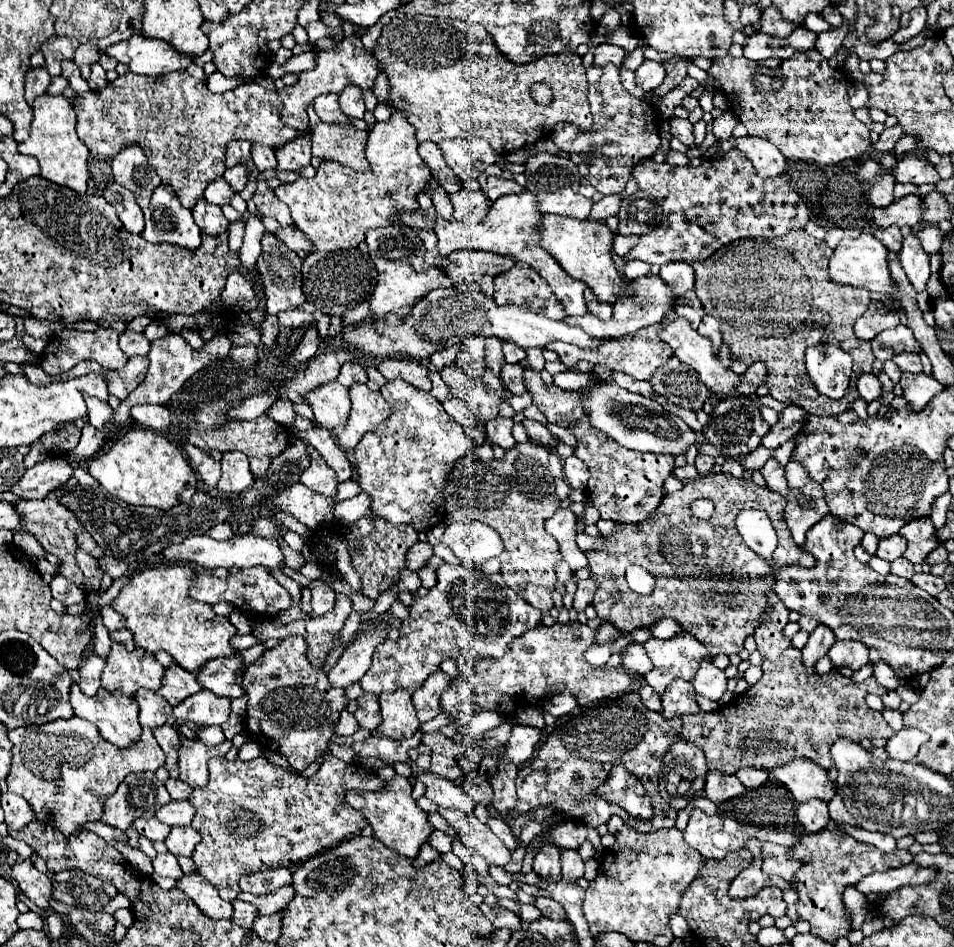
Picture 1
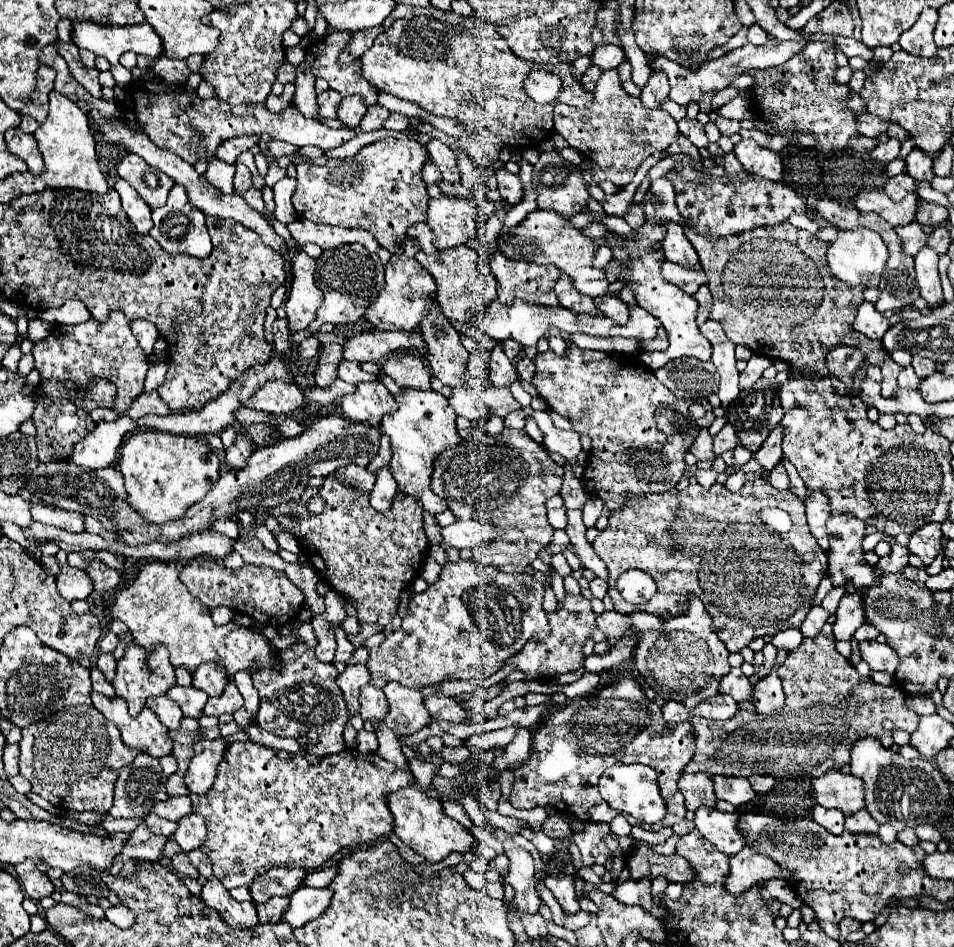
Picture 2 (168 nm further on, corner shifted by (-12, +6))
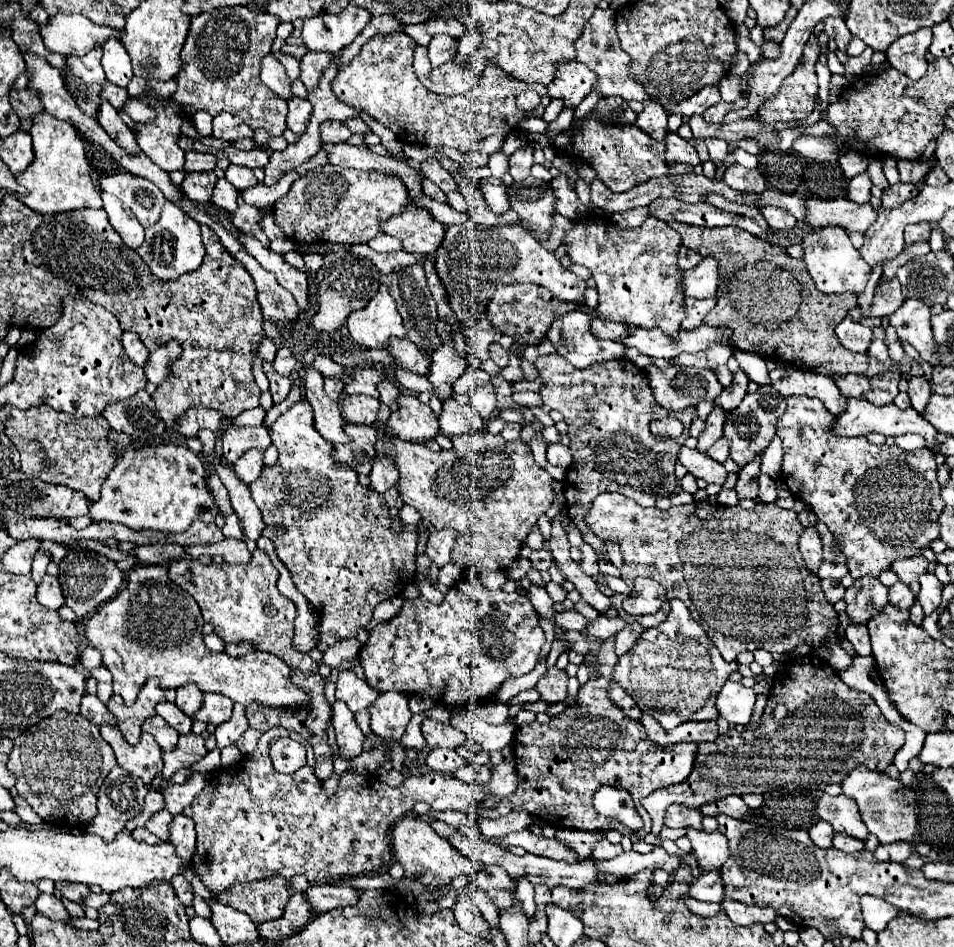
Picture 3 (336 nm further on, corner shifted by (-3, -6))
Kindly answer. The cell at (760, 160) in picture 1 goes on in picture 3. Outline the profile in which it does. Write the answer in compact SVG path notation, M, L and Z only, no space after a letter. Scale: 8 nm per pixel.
M738 163L730 165L726 171L724 171L724 177L722 181L736 189L736 191L748 191L748 193L762 193L766 189L766 179L764 175L758 171L758 169L746 169Z

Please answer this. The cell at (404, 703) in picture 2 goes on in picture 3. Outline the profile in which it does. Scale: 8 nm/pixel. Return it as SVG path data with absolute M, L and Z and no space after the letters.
M396 691L380 693L376 703L372 703L368 711L372 733L386 741L400 741L412 717L406 697Z

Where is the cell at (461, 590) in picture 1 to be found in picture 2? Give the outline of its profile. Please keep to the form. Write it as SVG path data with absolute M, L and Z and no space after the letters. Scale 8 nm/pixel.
M471 559L447 563L439 579L429 585L427 591L413 593L411 607L403 617L401 627L389 631L387 639L377 649L369 651L367 667L371 671L371 685L381 689L389 681L397 681L409 689L423 689L443 681L483 681L491 677L511 655L519 653L531 637L541 641L549 635L547 613L543 611L543 595L543 583L529 573L503 573L491 565L481 565Z

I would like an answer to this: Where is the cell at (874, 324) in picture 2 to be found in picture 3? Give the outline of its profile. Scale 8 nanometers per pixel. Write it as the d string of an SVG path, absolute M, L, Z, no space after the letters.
M844 319L838 327L836 327L836 335L840 339L840 343L856 353L866 353L868 343L872 339L872 329L864 323L854 323L852 319Z

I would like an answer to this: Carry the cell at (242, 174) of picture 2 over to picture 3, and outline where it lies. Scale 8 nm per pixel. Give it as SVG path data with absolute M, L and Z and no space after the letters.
M218 179L216 187L214 187L214 193L212 193L212 203L222 207L224 211L232 213L238 207L236 205L236 197L238 197L238 191L226 179Z

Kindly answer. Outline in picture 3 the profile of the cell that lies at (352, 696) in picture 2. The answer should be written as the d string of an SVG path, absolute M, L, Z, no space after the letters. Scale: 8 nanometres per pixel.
M336 701L332 707L332 723L336 729L336 749L334 753L338 753L344 759L354 759L356 755L362 753L362 745L364 745L364 733L358 729L356 721L354 721L354 713L342 703Z

